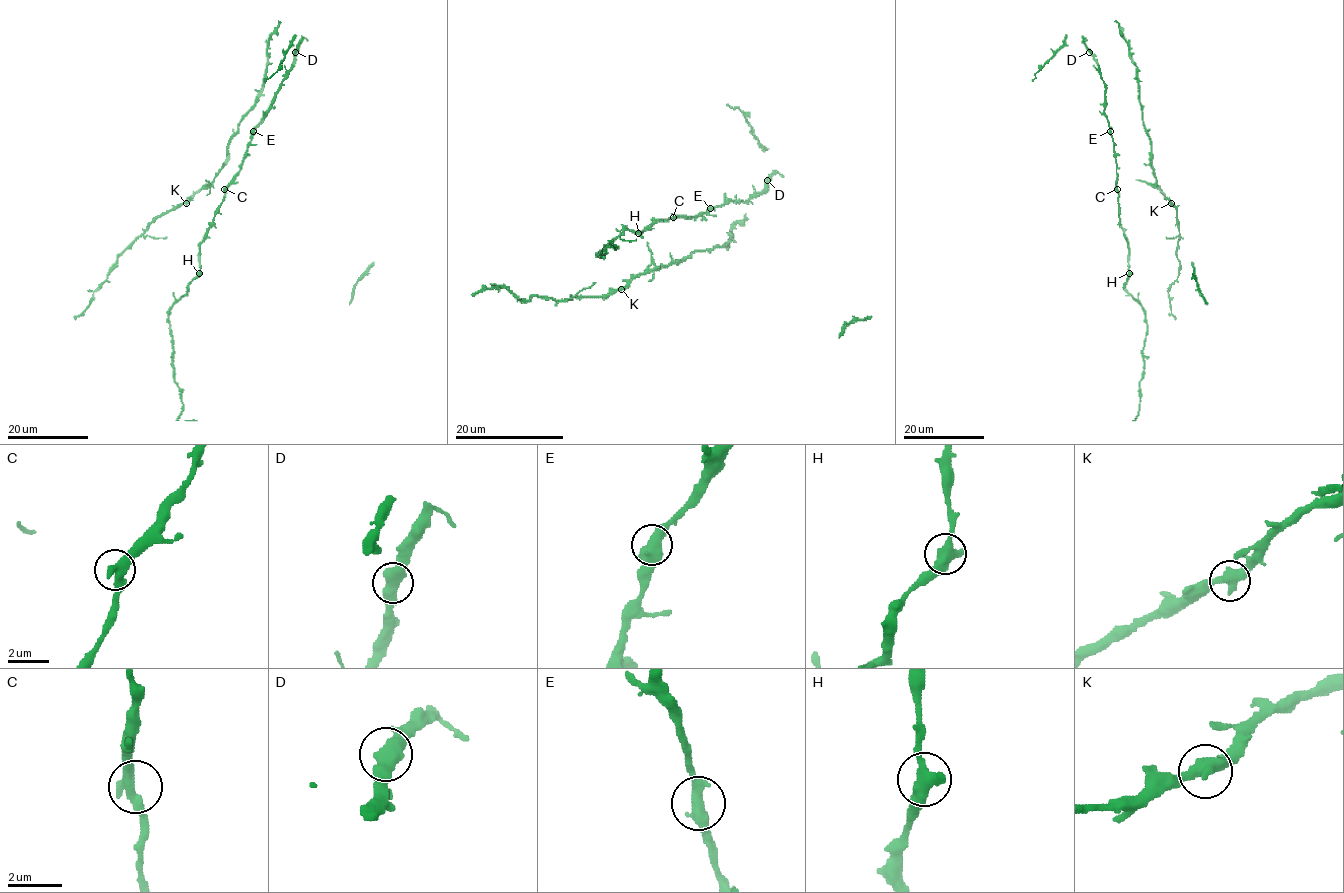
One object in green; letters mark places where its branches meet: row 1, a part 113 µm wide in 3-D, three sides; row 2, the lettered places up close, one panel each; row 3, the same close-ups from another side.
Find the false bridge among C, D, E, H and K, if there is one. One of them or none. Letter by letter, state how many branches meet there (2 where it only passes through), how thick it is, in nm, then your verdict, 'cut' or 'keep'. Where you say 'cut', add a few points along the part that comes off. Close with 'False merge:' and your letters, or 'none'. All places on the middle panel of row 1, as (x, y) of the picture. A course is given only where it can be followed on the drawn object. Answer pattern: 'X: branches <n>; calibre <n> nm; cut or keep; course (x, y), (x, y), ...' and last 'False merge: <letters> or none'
C: branches 2; calibre 440 nm; keep
D: branches 2; calibre 500 nm; keep
E: branches 2; calibre 500 nm; keep
H: branches 2; calibre 500 nm; keep
K: branches 2; calibre 480 nm; keep
False merge: none

